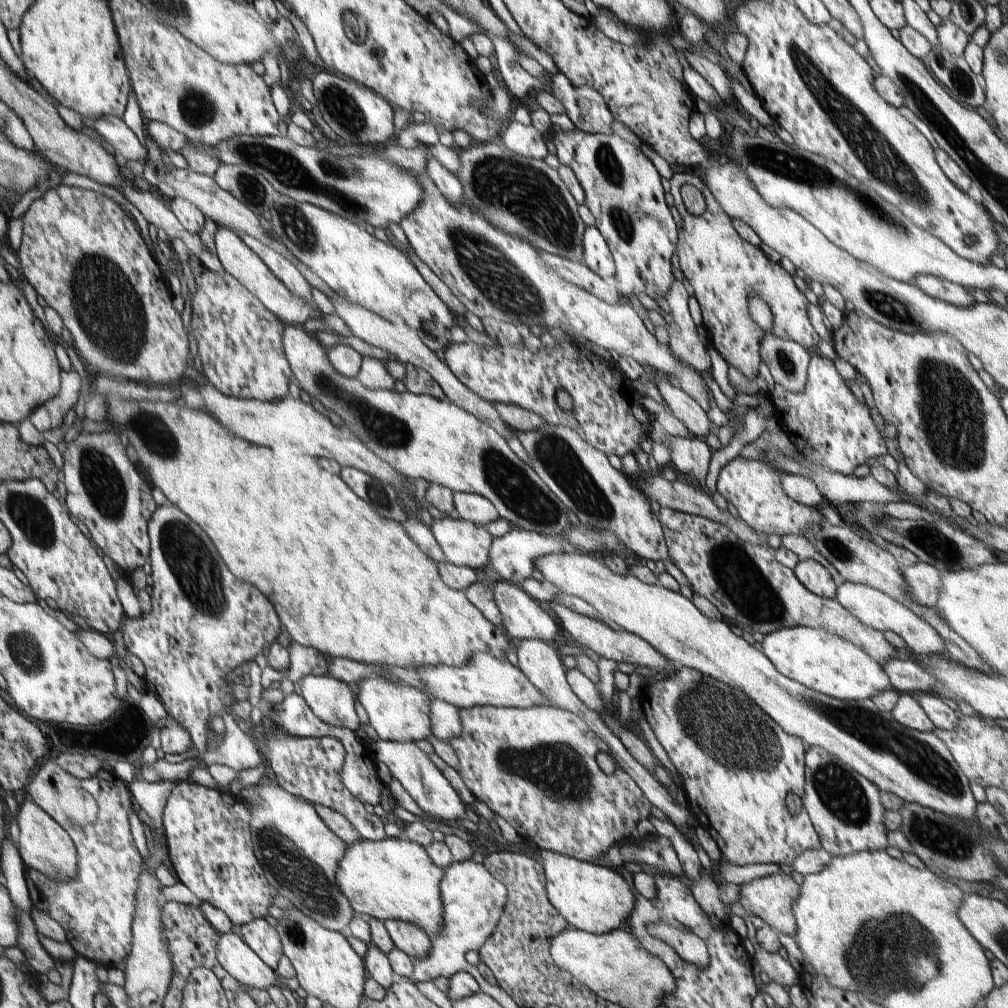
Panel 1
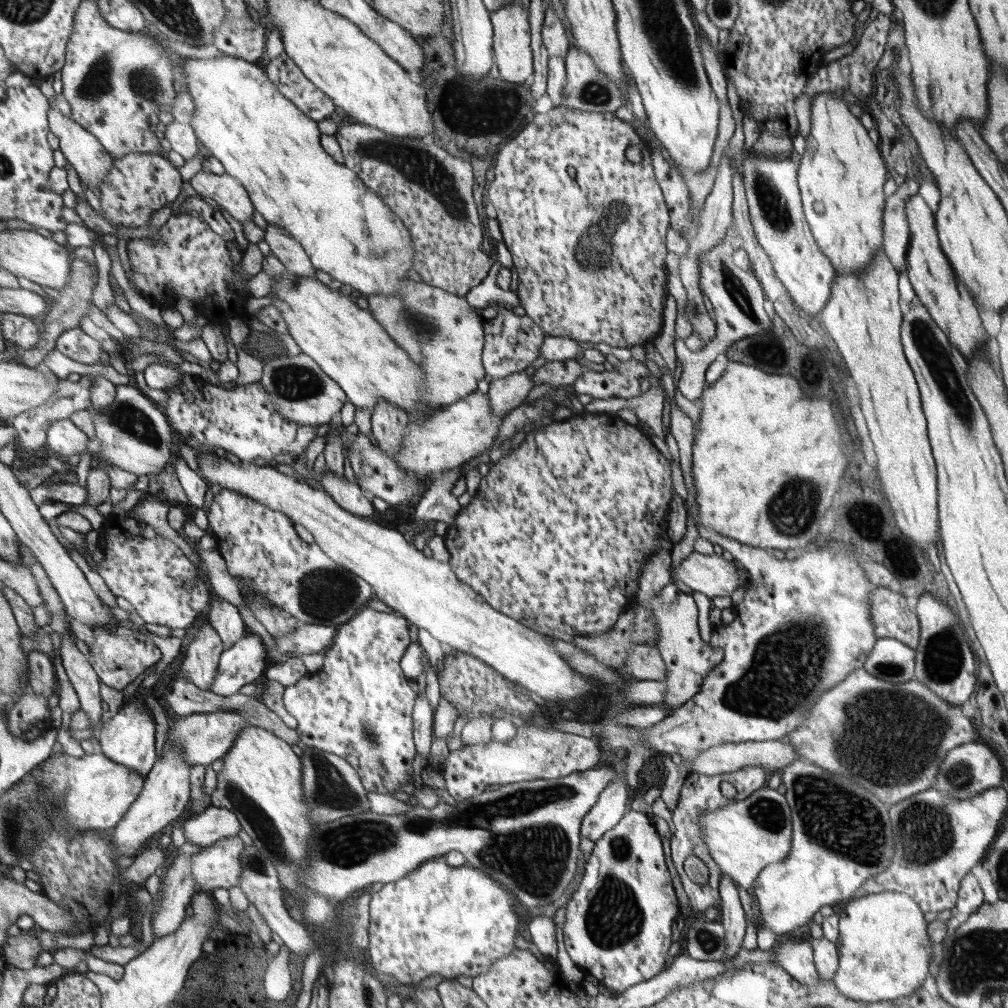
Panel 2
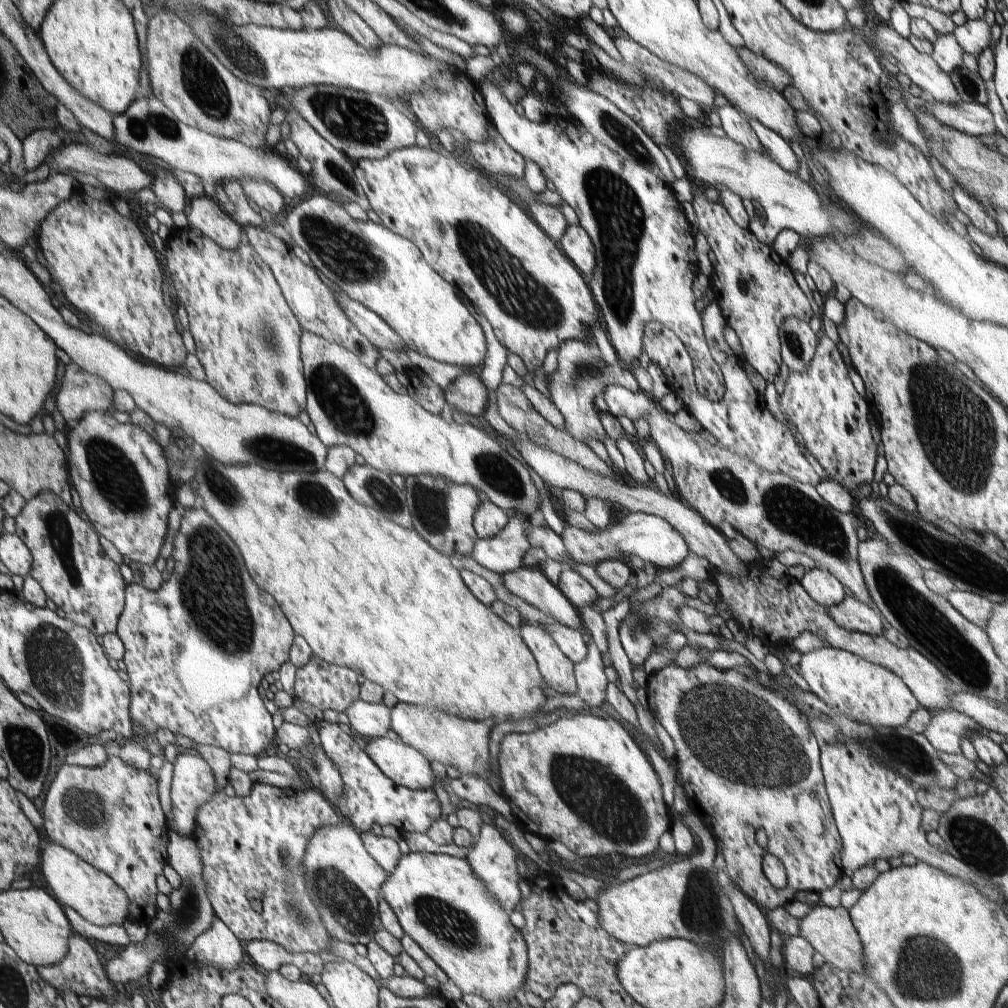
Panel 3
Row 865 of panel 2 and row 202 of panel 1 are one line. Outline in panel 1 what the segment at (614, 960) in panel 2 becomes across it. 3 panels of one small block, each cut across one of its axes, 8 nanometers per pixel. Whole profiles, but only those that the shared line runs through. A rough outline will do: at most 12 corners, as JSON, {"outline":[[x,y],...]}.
{"outline":[[615,134],[547,136],[577,176],[623,298],[665,298],[677,224]]}

